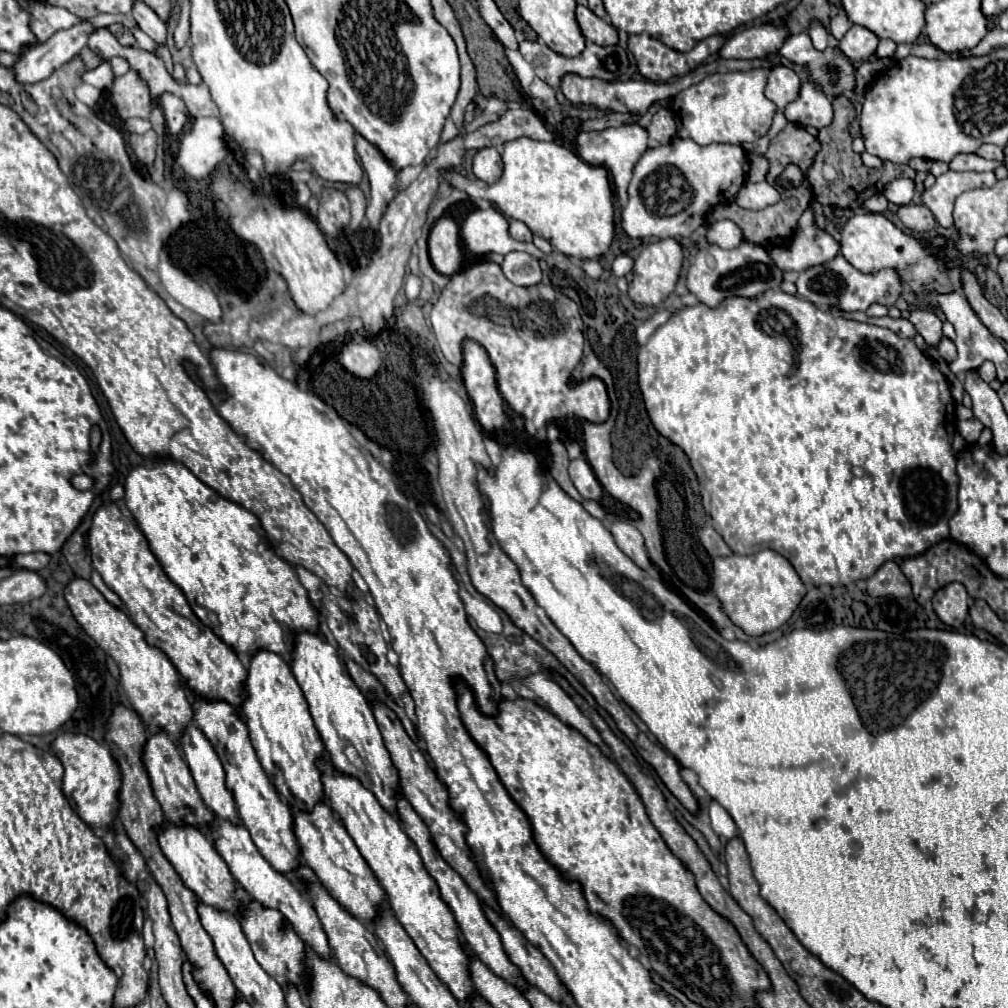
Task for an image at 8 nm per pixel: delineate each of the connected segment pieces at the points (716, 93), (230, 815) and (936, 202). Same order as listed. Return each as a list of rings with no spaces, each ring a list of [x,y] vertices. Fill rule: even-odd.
[[[749,69],[735,73],[713,73],[701,83],[691,85],[673,99],[679,135],[693,139],[697,145],[711,143],[753,143],[771,129],[775,103],[763,95],[767,69]]]
[[[189,725],[179,741],[181,749],[183,749],[183,757],[191,769],[191,775],[195,779],[195,785],[197,785],[197,791],[199,795],[203,797],[205,805],[215,813],[215,817],[219,819],[229,819],[231,823],[241,823],[241,817],[239,817],[239,811],[237,811],[237,803],[233,799],[233,793],[225,787],[225,771],[223,771],[223,765],[221,765],[221,759],[217,757],[213,745],[209,743],[209,739],[203,735],[203,731],[199,731],[195,725]]]
[[[947,171],[937,177],[937,183],[931,189],[925,189],[923,193],[923,203],[933,211],[941,227],[951,227],[953,217],[951,209],[955,199],[971,189],[979,187],[993,187],[997,183],[995,173],[957,173],[957,171]]]

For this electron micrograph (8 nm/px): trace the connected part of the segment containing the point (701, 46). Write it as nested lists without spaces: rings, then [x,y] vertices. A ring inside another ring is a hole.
[[[629,35],[629,51],[637,61],[639,73],[653,83],[665,83],[671,77],[681,77],[717,53],[725,37],[707,37],[687,53],[673,51],[649,35]]]

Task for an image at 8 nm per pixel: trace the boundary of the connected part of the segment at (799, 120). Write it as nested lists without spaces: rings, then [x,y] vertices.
[[[805,81],[799,97],[785,107],[785,117],[797,125],[811,125],[815,129],[827,127],[833,121],[831,101],[813,87],[811,81]]]

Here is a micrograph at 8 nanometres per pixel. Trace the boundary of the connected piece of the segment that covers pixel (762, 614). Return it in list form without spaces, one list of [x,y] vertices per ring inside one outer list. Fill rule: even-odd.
[[[763,549],[753,555],[717,557],[713,561],[711,587],[727,617],[747,635],[763,635],[779,629],[805,597],[805,585],[793,565],[771,549]]]

